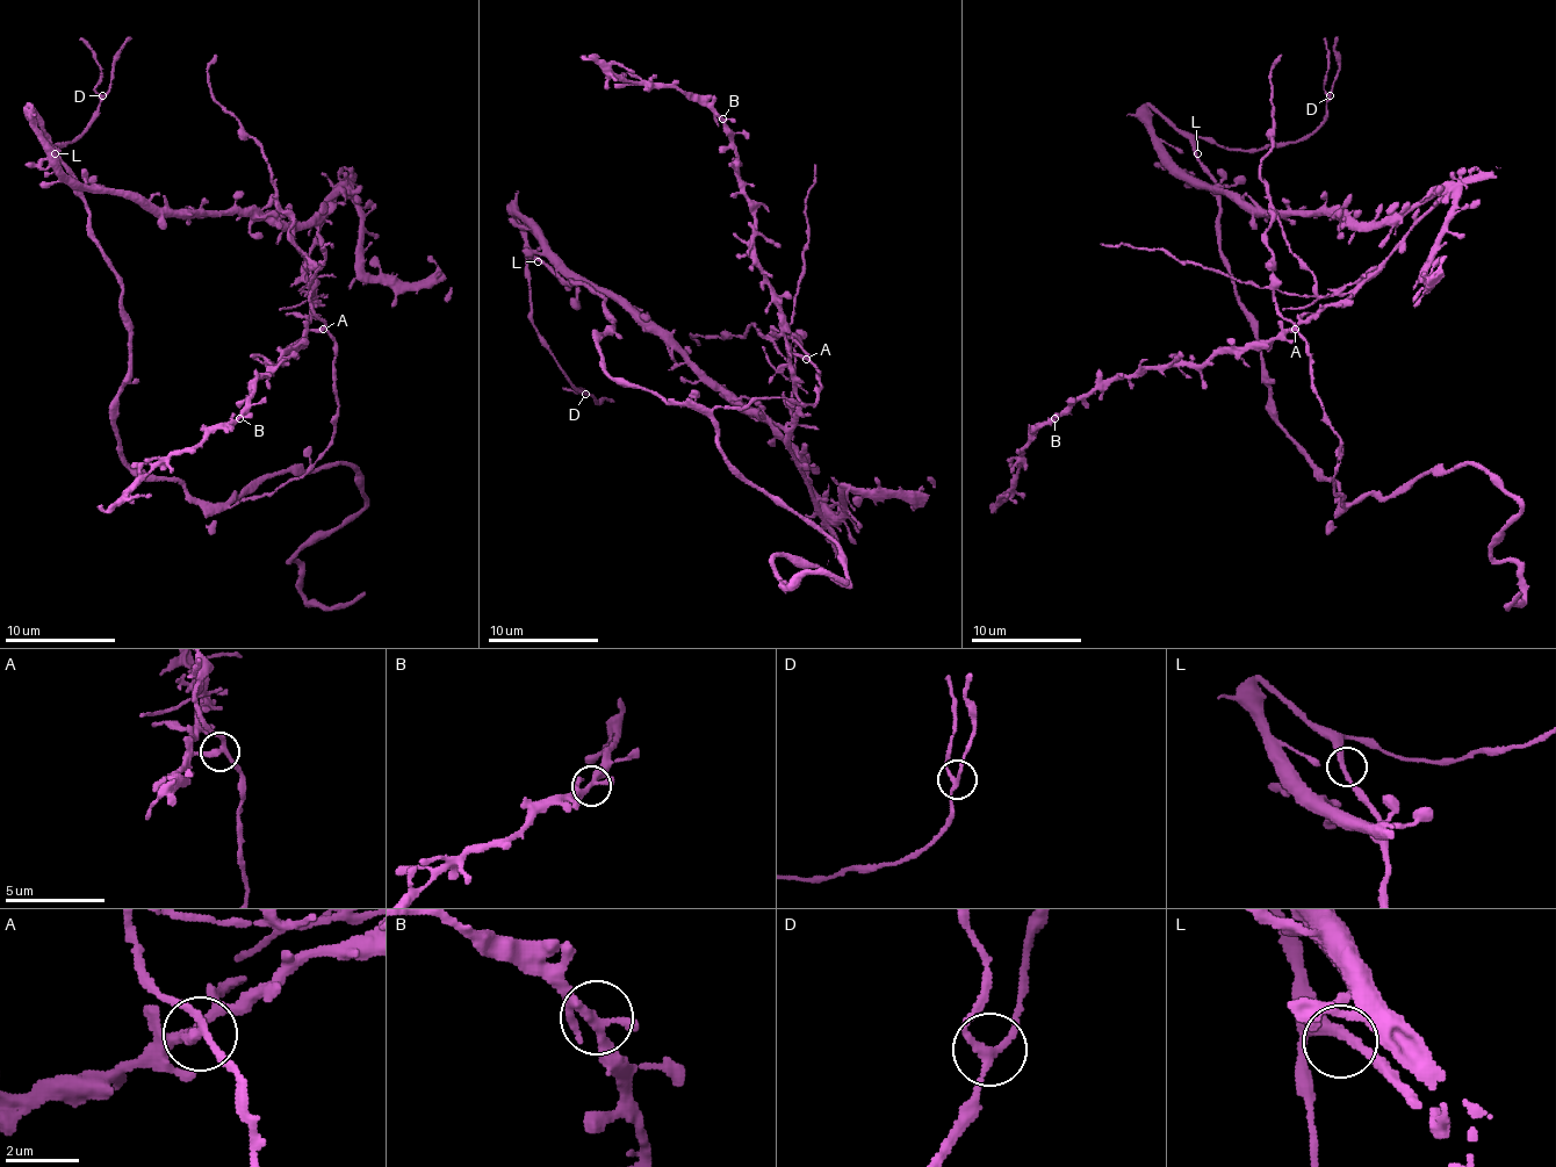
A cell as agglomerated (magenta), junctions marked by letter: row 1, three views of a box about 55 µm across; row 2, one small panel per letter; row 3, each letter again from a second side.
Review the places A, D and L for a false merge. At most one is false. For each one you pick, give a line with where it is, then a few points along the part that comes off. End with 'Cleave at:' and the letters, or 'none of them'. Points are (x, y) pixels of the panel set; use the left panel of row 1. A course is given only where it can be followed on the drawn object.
A: Place: (323, 329). Course of the part to remove: (322, 330), (309, 330), (257, 380), (251, 404), (195, 446), (171, 451), (107, 509), (96, 506)
Cleave at: A

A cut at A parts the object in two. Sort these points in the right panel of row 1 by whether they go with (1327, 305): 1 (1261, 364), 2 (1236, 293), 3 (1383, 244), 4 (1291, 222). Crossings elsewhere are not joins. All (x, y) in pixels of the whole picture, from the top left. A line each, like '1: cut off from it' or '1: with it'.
1: cut off from it
2: cut off from it
3: cut off from it
4: cut off from it

